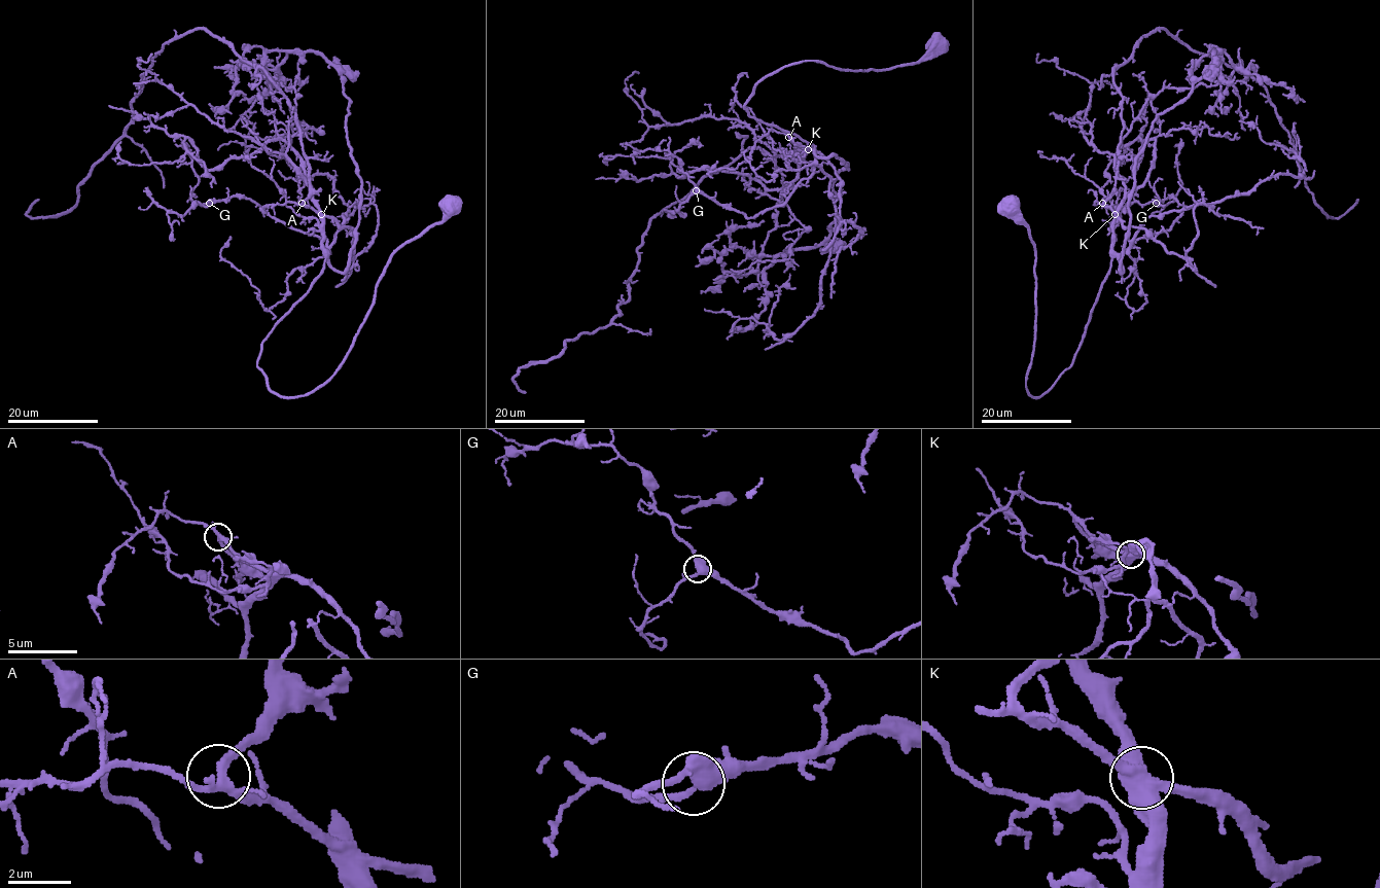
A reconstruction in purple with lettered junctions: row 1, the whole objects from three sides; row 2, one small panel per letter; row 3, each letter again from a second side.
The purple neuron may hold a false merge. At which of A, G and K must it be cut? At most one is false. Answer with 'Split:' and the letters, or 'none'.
Split: K

